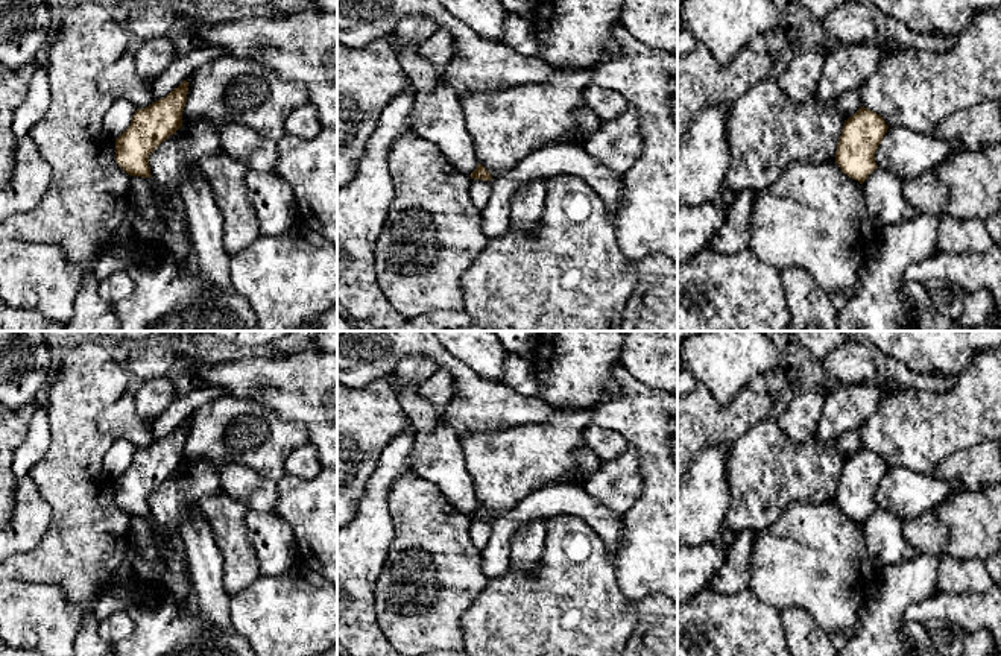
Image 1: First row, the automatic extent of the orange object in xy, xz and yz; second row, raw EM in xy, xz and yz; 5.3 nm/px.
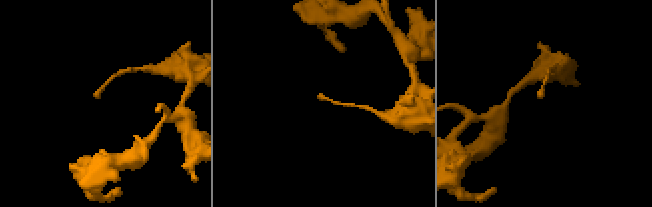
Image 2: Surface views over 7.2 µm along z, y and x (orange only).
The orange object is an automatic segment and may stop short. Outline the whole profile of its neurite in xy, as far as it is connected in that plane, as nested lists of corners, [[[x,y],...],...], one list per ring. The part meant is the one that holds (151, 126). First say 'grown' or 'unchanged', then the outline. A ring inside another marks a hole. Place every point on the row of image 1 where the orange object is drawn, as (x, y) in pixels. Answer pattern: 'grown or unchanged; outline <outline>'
unchanged; outline [[[188,82],[137,109],[129,128],[115,138],[115,161],[131,176],[150,178],[149,155],[182,126]]]

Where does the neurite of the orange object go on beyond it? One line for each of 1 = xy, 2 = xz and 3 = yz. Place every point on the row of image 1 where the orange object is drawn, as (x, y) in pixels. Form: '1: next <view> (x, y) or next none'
1: next none
2: next none
3: next none

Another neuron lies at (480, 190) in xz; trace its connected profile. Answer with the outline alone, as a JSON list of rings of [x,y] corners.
[[[557,144],[527,155],[515,169],[491,181],[471,179],[469,197],[482,213],[483,232],[495,238],[510,228],[512,197],[521,184],[562,173],[589,184],[605,202],[608,214],[617,217],[623,200],[623,175],[589,156],[582,144]]]

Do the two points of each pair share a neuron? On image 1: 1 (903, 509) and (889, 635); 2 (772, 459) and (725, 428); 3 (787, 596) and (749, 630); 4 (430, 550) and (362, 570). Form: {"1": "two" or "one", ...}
{"1": "one", "2": "two", "3": "two", "4": "two"}

